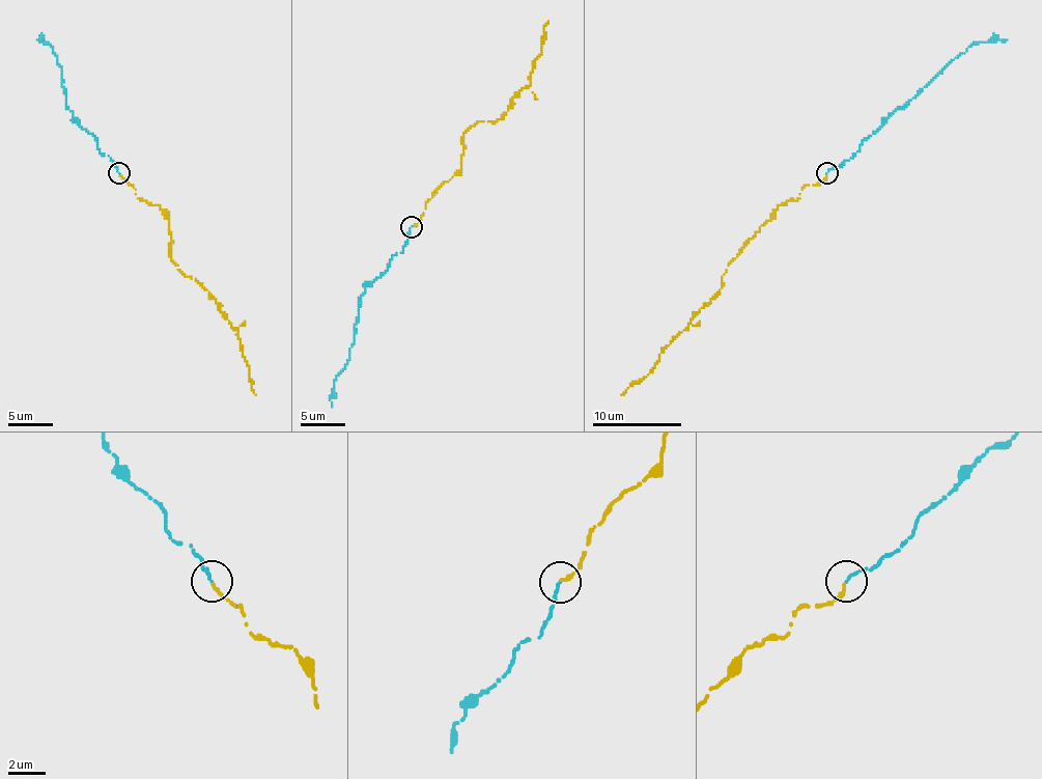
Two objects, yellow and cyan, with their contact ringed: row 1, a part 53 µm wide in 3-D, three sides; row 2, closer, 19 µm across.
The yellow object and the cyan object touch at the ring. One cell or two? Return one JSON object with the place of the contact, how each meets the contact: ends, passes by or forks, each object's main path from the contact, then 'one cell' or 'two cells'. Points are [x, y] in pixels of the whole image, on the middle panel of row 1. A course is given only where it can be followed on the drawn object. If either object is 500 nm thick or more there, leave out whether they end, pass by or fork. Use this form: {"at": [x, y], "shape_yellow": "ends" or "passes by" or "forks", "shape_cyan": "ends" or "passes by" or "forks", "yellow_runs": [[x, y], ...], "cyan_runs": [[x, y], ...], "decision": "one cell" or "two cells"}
{"at": [412, 226], "shape_yellow": "ends", "shape_cyan": "ends", "yellow_runs": [[412, 226], [421, 219], [432, 195], [461, 166], [463, 135], [470, 126], [497, 121], [530, 83], [547, 21]], "cyan_runs": [[412, 226], [403, 250], [390, 259], [388, 269], [361, 298], [354, 344], [330, 400], [332, 407]], "decision": "one cell"}

